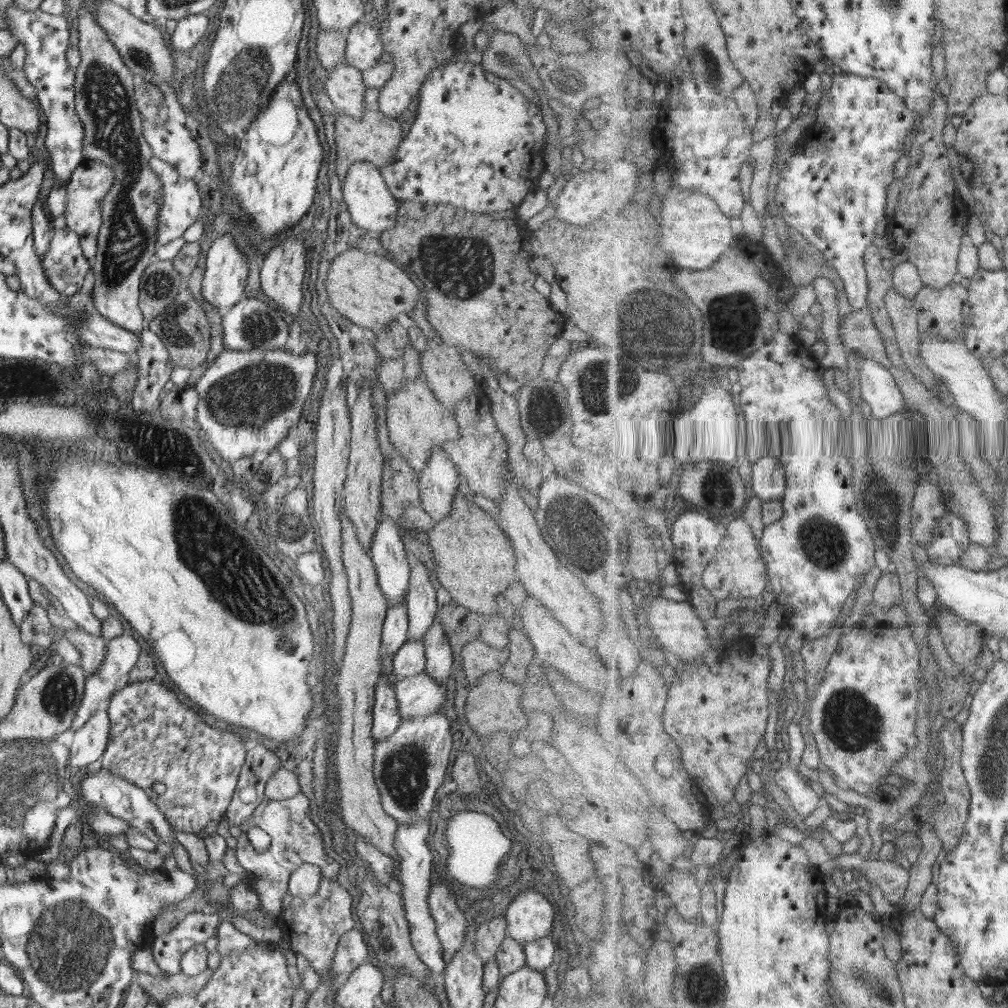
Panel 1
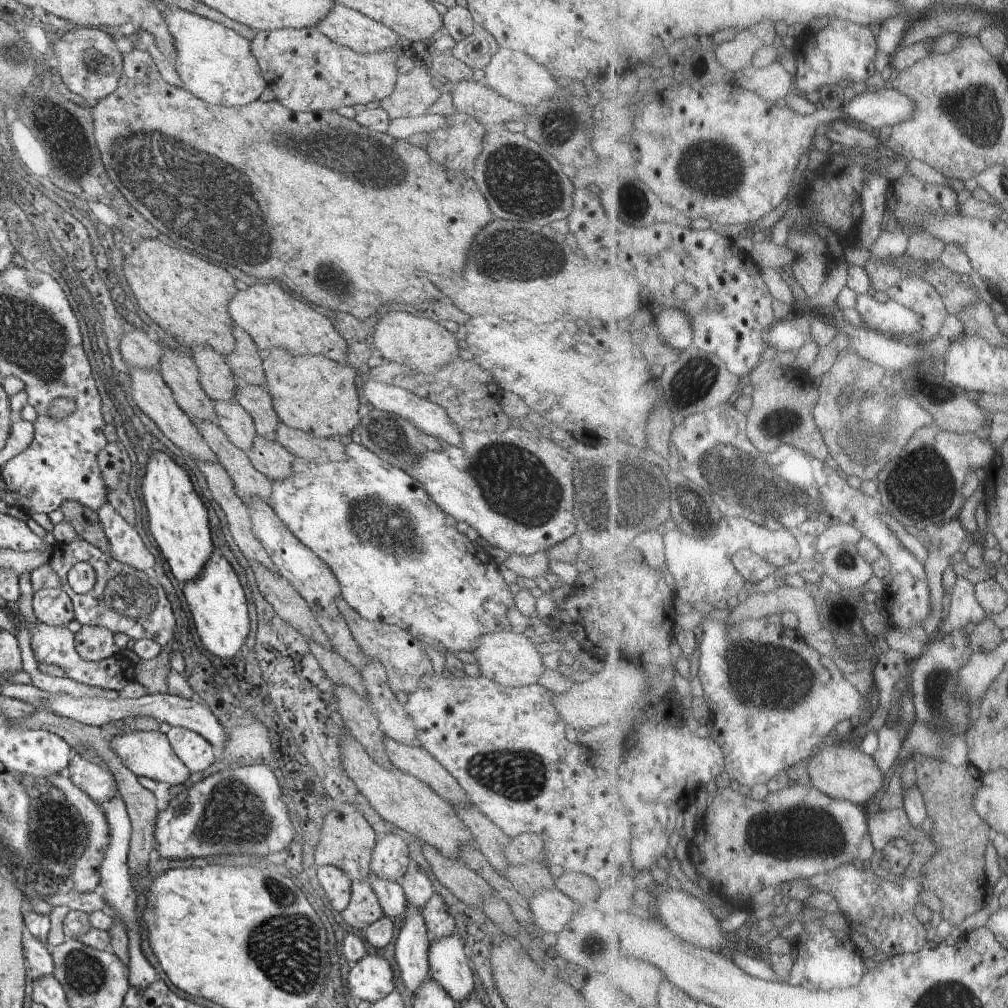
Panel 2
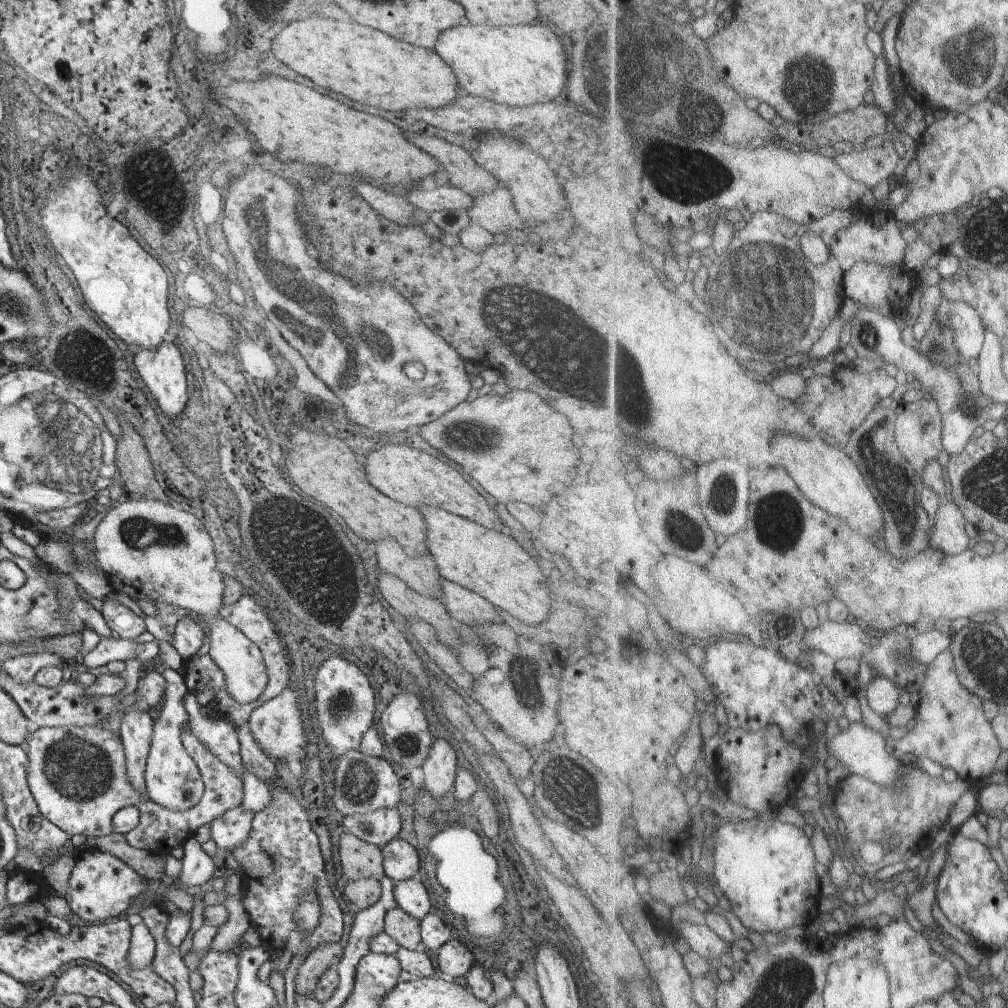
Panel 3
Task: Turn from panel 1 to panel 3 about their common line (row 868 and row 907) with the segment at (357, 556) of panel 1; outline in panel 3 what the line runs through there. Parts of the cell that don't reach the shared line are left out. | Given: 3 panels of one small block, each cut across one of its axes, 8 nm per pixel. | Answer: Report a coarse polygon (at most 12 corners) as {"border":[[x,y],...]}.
{"border":[[392,908],[385,932],[403,948],[421,948],[421,922]]}

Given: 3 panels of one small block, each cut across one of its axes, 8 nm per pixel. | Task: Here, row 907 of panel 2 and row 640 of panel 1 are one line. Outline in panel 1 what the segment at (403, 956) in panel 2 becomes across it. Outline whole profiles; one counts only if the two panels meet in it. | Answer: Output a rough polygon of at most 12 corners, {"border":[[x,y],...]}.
{"border":[[406,641],[392,657],[404,679],[425,670],[423,641]]}

